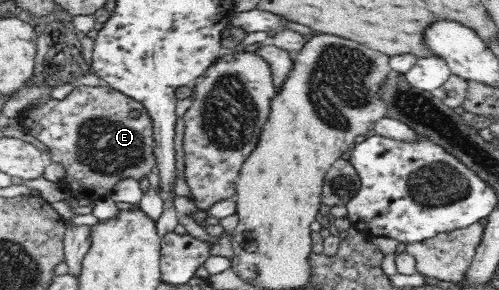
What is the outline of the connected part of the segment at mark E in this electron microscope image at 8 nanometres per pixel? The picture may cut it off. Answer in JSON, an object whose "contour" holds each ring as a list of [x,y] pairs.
{"contour":[[[75,85],[75,89],[69,93],[64,99],[48,98],[47,101],[40,104],[31,104],[30,106],[22,109],[22,111],[17,116],[18,124],[25,134],[33,136],[37,141],[40,141],[45,145],[44,155],[47,163],[57,163],[63,167],[63,177],[58,182],[61,189],[69,195],[71,198],[89,198],[90,200],[99,199],[100,197],[108,196],[111,193],[113,186],[125,177],[133,177],[139,179],[143,175],[147,175],[153,166],[155,165],[155,158],[153,153],[153,148],[155,144],[155,139],[153,138],[153,123],[150,120],[149,114],[143,107],[142,103],[135,101],[133,98],[121,93],[107,85],[101,85],[99,87],[90,86],[79,86]]]}

